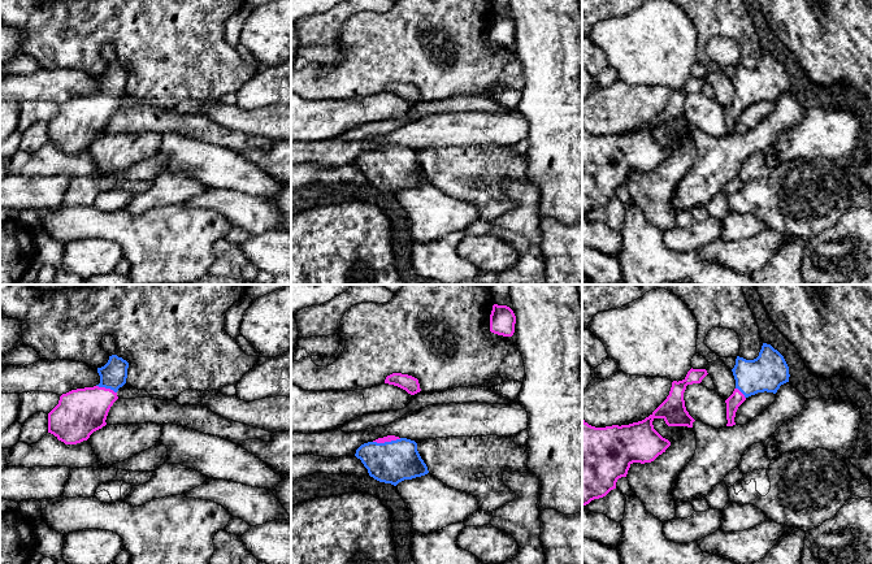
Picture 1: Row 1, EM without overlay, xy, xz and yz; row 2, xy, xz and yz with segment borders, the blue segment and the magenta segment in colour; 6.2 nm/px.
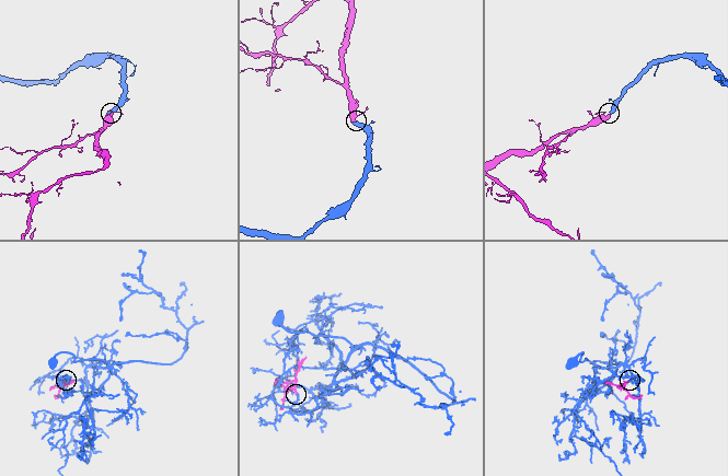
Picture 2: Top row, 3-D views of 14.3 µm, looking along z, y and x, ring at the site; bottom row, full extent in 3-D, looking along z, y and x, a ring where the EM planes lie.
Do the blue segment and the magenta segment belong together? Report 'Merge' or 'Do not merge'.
Merge

